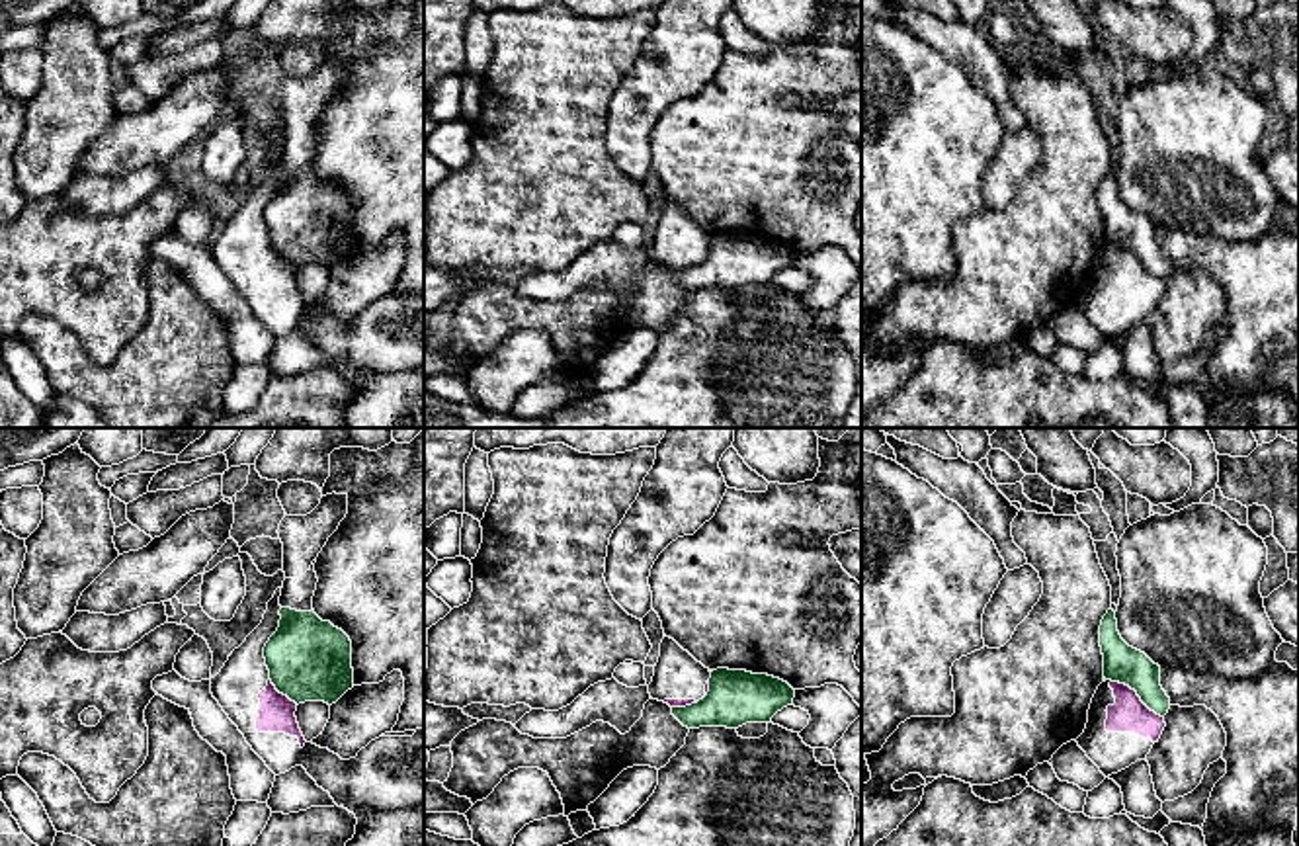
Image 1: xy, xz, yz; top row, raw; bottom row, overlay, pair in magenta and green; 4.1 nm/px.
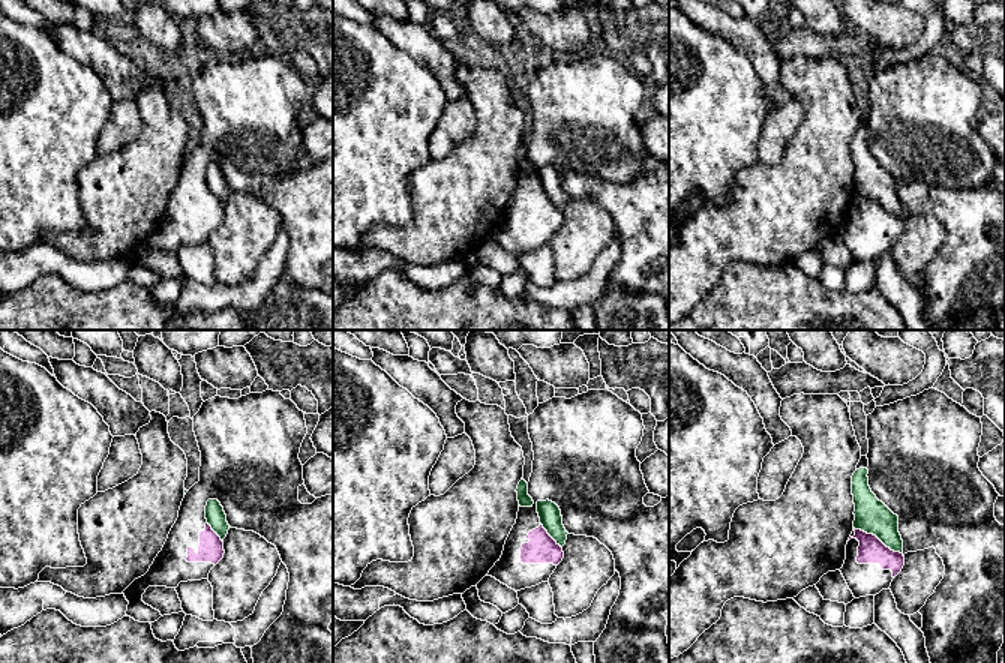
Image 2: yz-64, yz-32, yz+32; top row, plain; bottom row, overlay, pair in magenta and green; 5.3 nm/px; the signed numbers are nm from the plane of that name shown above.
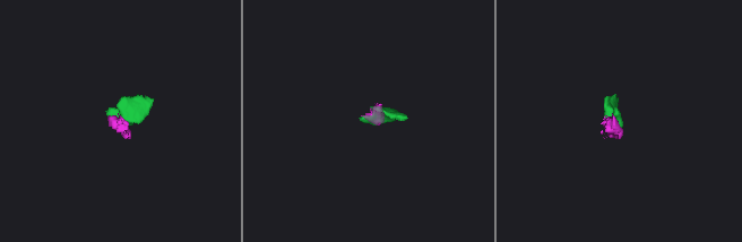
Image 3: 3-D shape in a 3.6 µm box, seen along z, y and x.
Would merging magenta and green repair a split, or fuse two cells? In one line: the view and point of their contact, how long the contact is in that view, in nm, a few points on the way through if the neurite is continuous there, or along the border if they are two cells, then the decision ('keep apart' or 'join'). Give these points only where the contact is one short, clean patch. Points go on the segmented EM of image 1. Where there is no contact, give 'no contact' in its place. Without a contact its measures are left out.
meets magenta in yz at (1137, 696); contact 260 nm long; border along yz (1112, 680), (1128, 684), (1163, 718); keep apart

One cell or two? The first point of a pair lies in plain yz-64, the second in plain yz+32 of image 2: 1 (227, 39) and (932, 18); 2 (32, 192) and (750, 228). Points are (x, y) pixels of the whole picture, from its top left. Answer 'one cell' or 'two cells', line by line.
1: two cells
2: two cells

